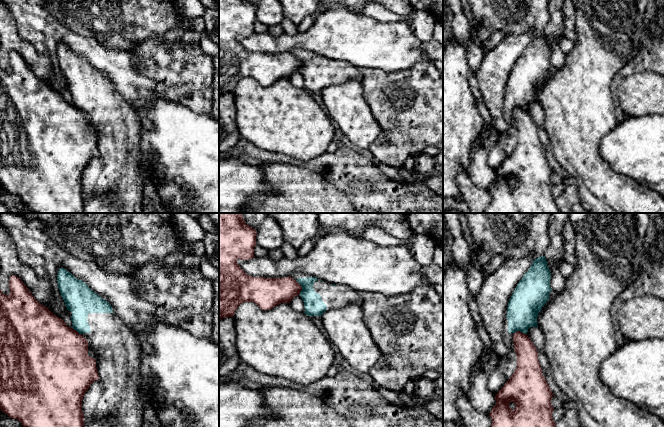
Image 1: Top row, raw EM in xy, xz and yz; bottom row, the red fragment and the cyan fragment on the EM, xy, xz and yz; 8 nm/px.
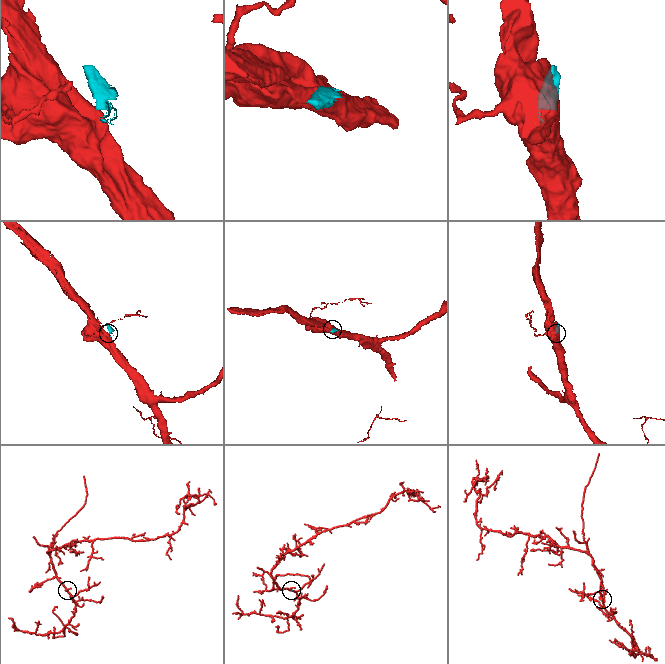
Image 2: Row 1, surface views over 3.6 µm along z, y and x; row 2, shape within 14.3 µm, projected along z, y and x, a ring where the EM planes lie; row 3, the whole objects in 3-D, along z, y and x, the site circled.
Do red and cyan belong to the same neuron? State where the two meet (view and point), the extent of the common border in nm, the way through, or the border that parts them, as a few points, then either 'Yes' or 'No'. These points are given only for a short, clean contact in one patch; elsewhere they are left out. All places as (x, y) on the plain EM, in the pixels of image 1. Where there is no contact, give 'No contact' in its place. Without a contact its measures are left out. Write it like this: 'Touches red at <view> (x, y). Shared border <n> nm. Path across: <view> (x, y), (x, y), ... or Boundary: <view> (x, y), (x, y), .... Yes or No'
Touches red at xz (301, 63). Shared border 120 nm. No

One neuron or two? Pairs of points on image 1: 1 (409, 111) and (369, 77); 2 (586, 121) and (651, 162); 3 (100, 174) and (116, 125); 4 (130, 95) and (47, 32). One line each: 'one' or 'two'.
1: one
2: two
3: one
4: one

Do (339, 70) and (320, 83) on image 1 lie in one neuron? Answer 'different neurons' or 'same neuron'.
same neuron

